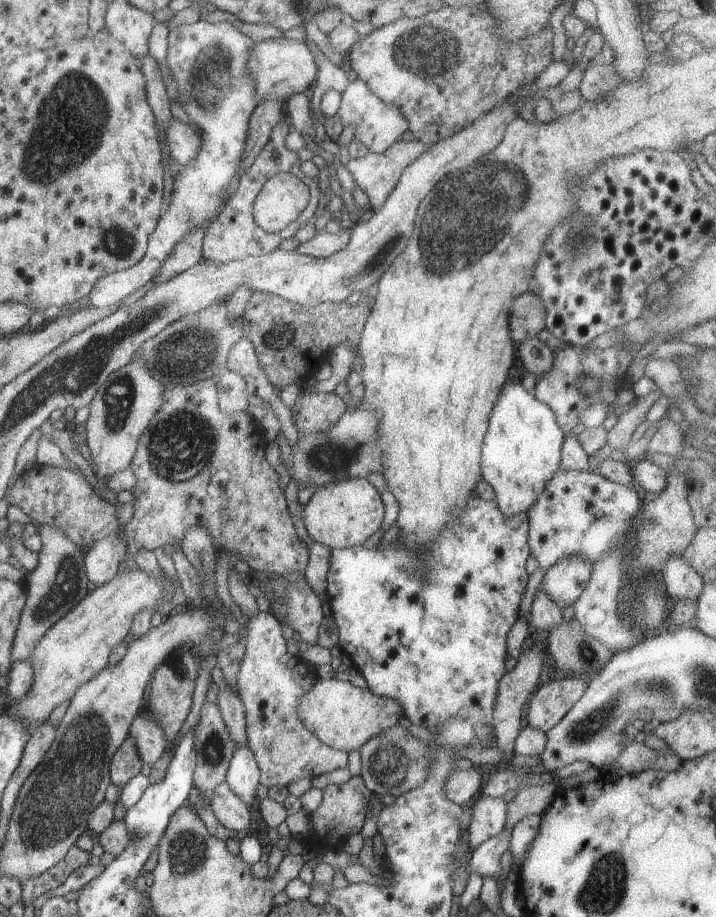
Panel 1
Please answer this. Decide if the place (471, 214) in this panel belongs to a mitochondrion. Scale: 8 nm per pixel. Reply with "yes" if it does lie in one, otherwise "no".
yes

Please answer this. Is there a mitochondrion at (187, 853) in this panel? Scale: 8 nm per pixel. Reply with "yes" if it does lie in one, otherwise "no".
yes

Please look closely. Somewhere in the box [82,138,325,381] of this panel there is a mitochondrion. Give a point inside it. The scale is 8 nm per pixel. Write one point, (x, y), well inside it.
(119, 243)

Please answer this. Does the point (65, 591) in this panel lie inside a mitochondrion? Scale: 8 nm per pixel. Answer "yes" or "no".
yes

